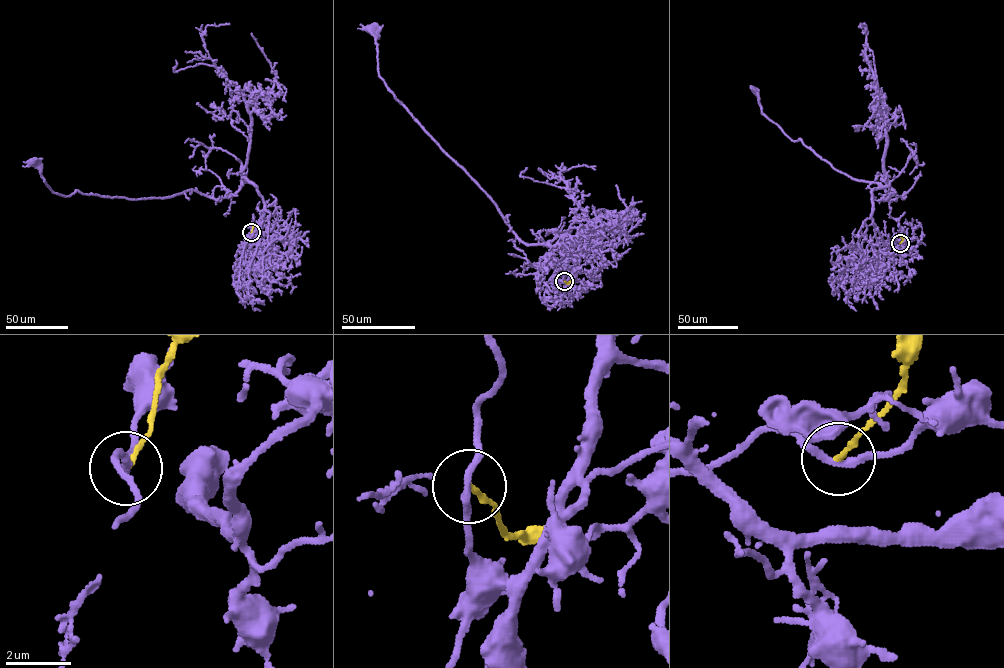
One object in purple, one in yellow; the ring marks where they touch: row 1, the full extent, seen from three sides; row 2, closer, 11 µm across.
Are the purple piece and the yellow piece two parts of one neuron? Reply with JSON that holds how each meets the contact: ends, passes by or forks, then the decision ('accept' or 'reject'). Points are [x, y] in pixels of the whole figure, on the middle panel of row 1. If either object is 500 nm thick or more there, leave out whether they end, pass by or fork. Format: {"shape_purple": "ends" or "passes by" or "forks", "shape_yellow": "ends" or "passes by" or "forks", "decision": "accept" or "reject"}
{"shape_purple": "passes by", "shape_yellow": "ends", "decision": "reject"}

